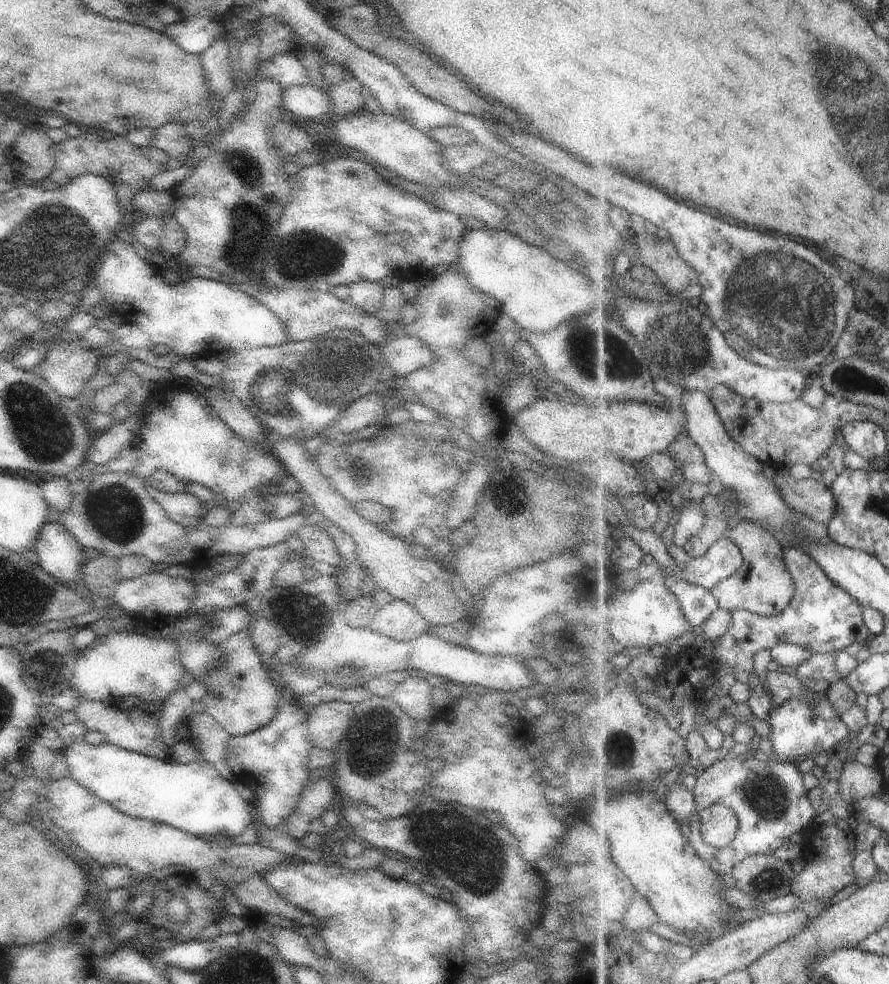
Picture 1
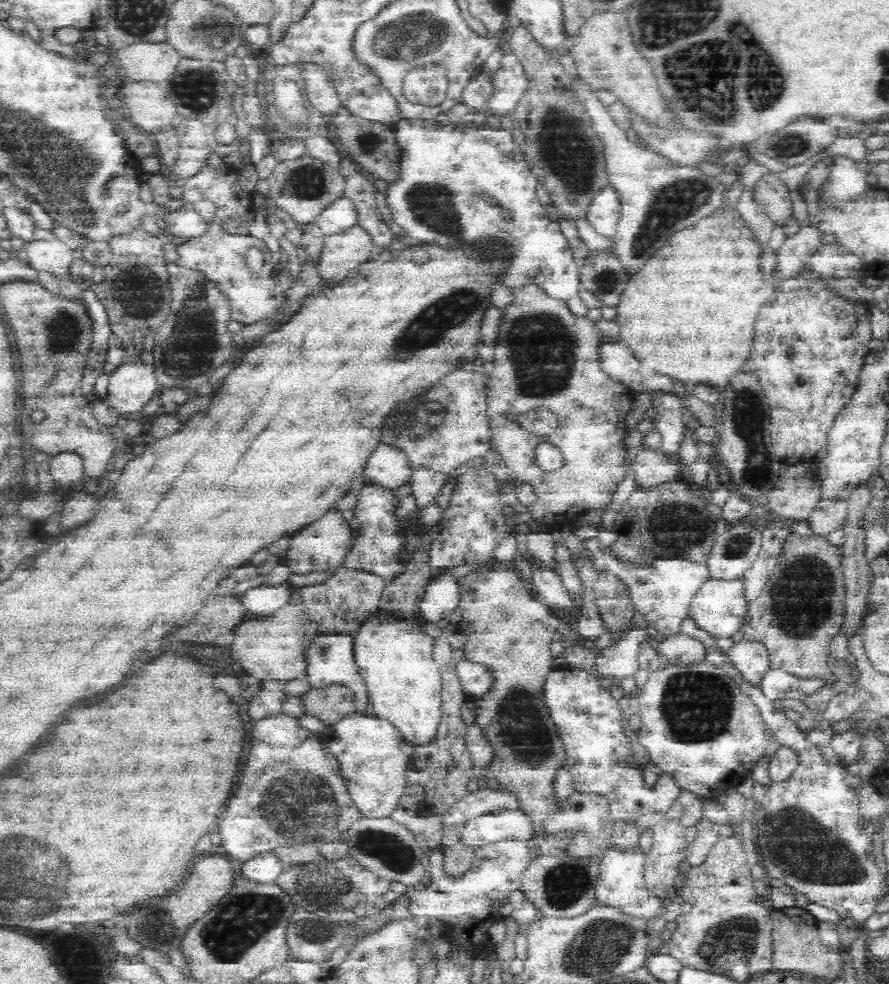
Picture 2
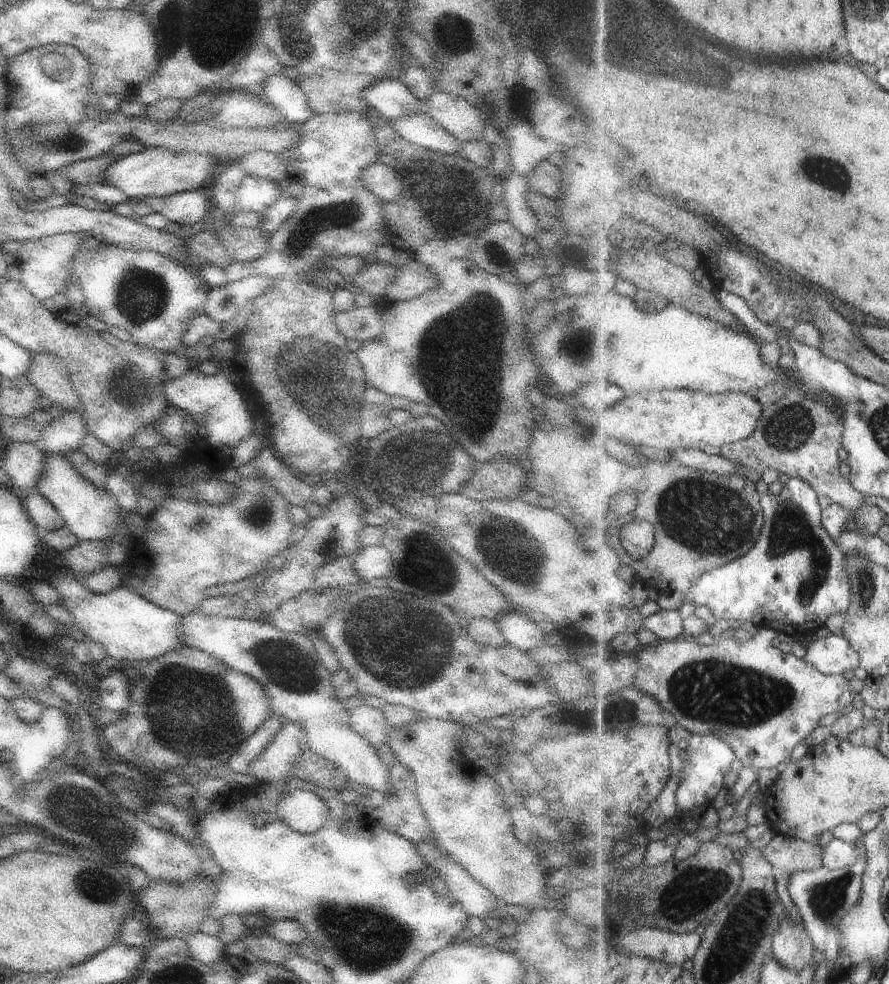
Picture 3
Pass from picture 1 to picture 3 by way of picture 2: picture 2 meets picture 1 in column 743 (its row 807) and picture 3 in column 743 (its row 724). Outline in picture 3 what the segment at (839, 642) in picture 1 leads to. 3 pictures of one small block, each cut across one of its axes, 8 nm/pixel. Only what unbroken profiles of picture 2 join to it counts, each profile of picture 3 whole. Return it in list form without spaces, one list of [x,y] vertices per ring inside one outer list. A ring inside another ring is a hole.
[[[799,477],[790,478],[778,494],[765,494],[761,497],[762,509],[764,510],[764,528],[761,531],[759,540],[756,545],[746,552],[741,558],[727,563],[726,565],[714,568],[706,572],[683,594],[683,603],[695,603],[696,605],[704,605],[709,608],[715,616],[715,619],[723,618],[723,620],[739,620],[740,622],[751,622],[755,627],[768,626],[776,632],[784,631],[797,636],[812,636],[819,628],[825,627],[829,616],[833,614],[845,613],[852,605],[852,583],[850,582],[850,572],[848,571],[848,558],[841,551],[837,540],[829,534],[829,531],[821,524],[823,509],[819,506],[818,492],[811,486],[810,482],[800,479]]]

